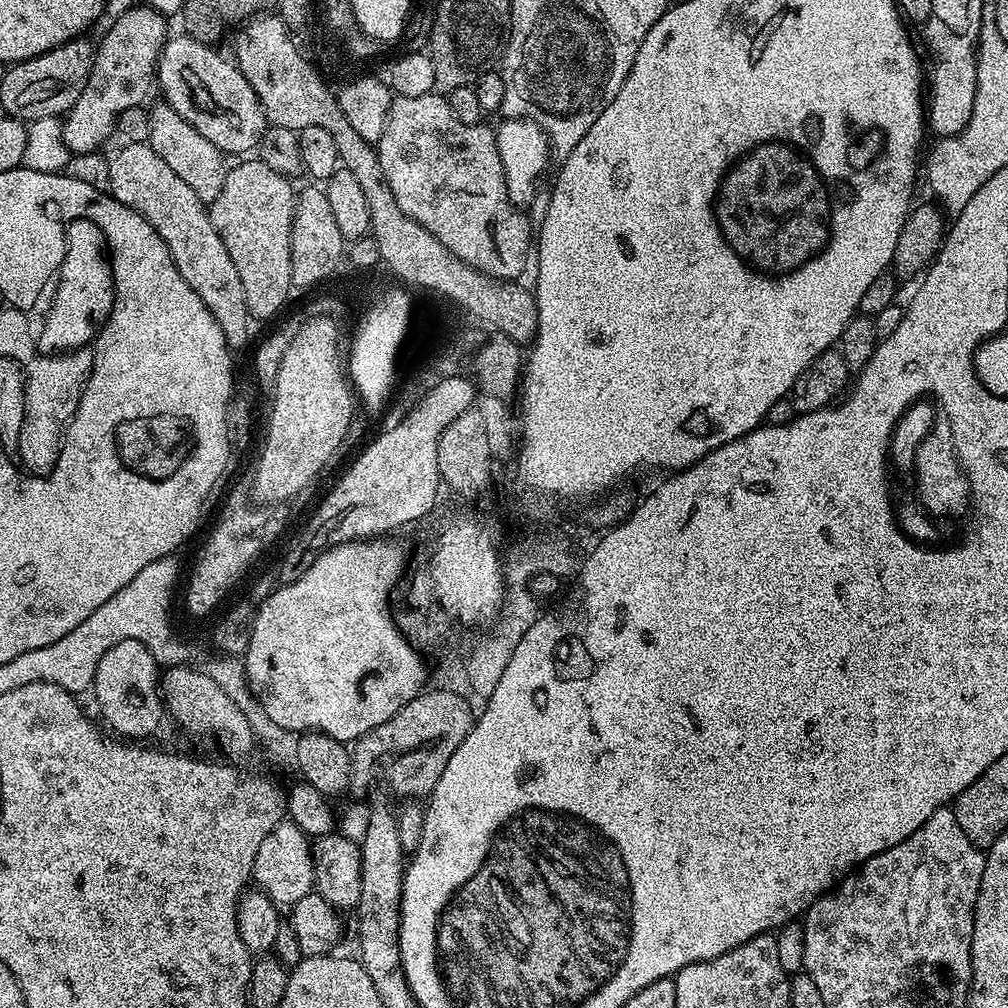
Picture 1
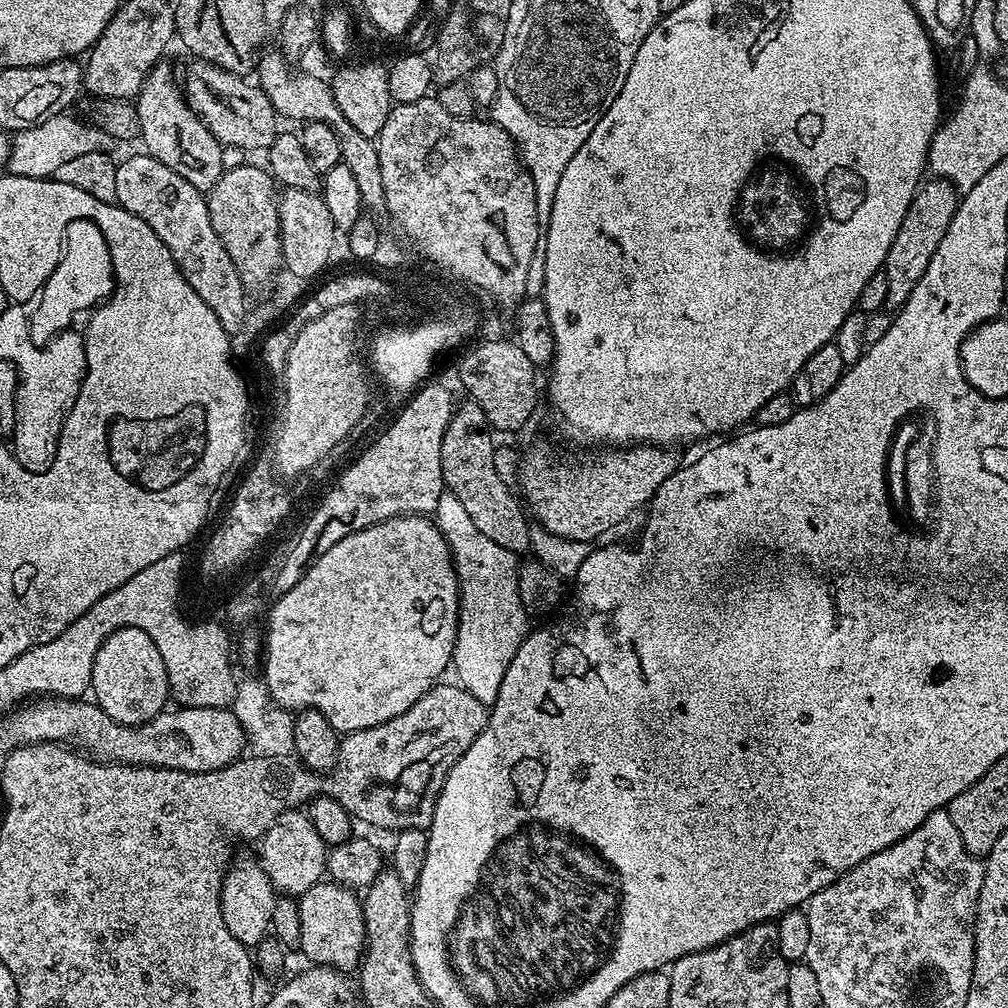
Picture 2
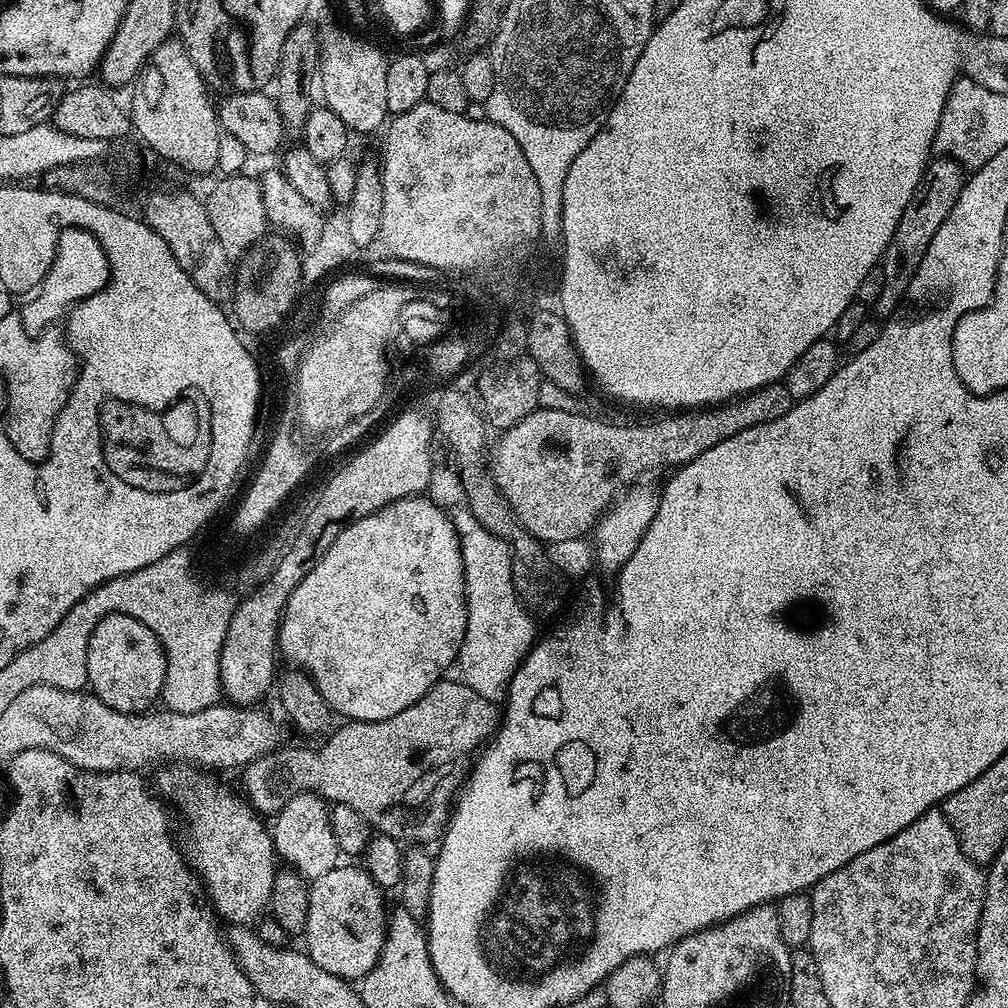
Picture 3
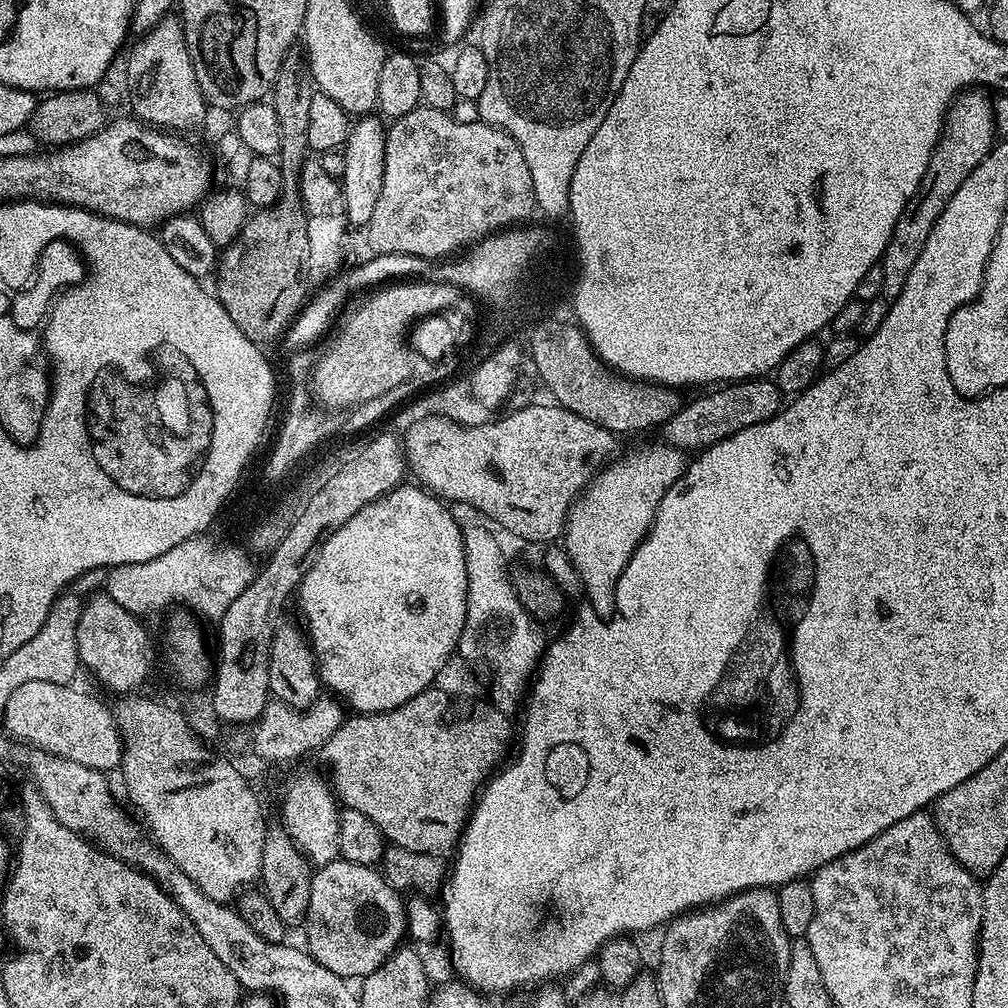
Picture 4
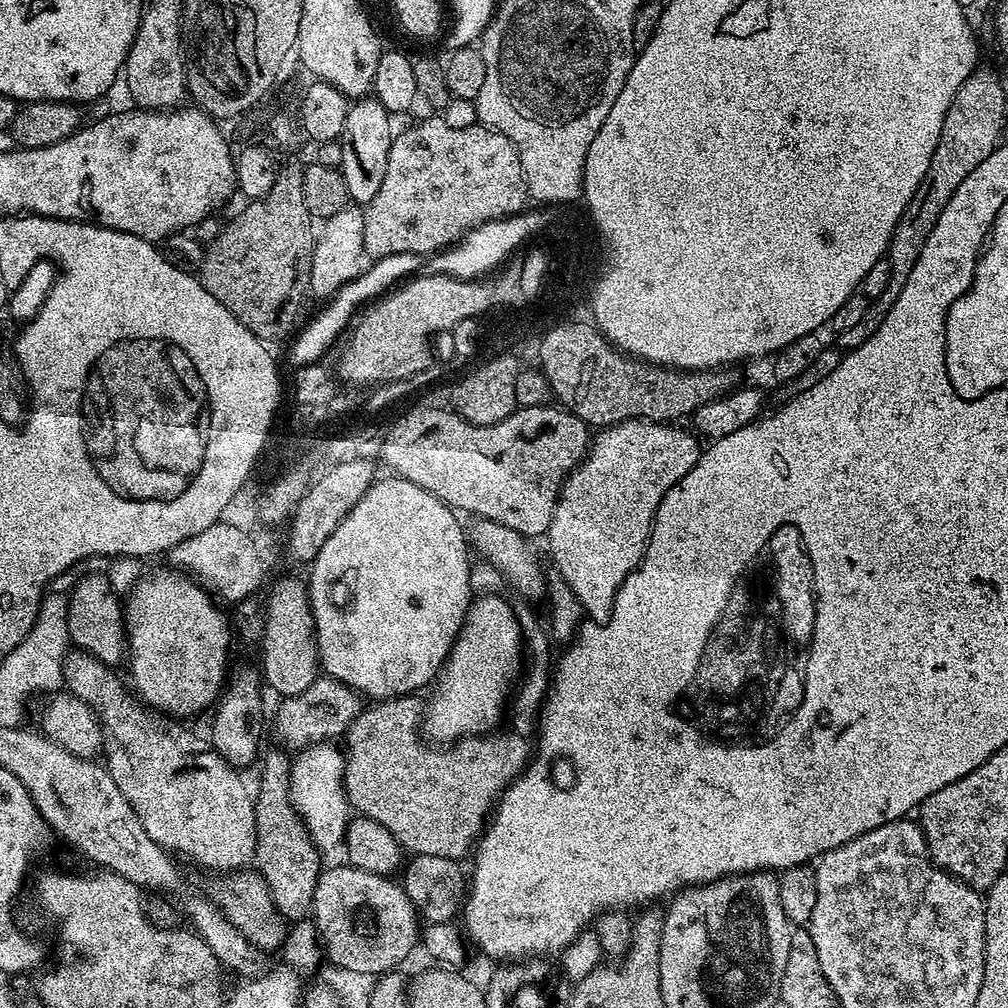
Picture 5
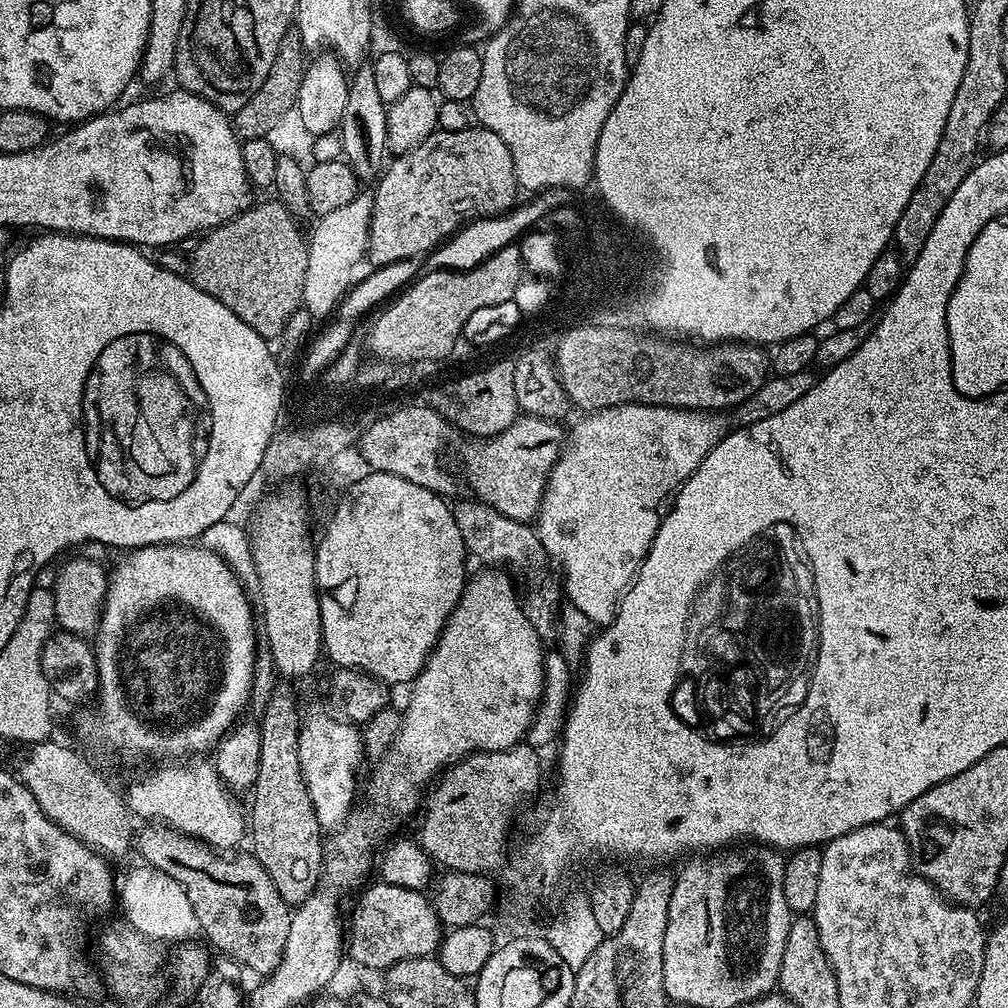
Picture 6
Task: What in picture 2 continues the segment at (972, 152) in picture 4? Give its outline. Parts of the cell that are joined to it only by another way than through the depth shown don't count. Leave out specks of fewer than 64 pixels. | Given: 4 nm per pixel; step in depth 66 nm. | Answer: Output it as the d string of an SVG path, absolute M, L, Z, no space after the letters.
M928 178L916 189L916 197L910 202L910 210L906 210L906 218L902 218L902 226L898 226L898 234L894 234L894 242L890 242L890 250L884 259L885 309L898 310L906 298L910 298L910 290L914 290L914 286L918 286L918 278L926 274L926 266L930 266L930 258L934 258L938 242L942 242L950 227L950 218L954 218L957 203L956 187L948 180Z

